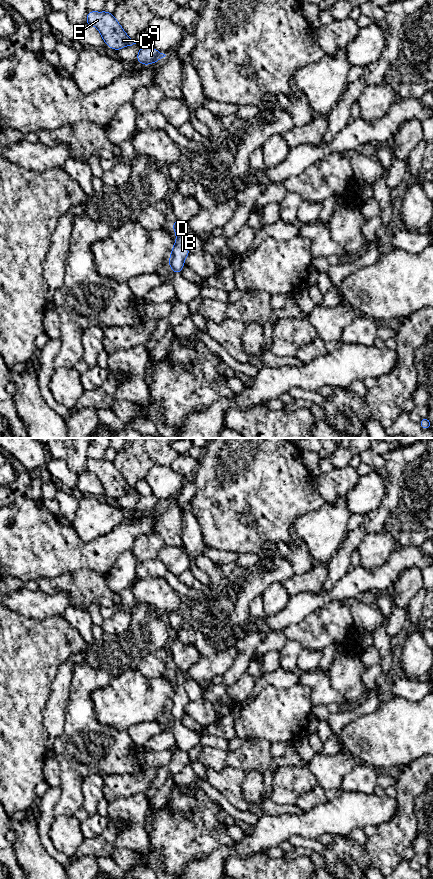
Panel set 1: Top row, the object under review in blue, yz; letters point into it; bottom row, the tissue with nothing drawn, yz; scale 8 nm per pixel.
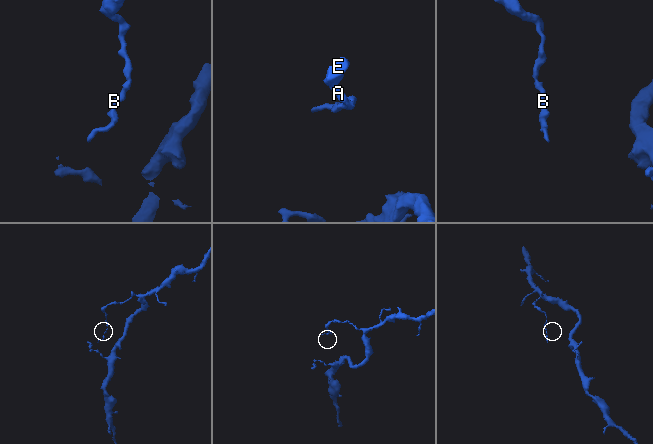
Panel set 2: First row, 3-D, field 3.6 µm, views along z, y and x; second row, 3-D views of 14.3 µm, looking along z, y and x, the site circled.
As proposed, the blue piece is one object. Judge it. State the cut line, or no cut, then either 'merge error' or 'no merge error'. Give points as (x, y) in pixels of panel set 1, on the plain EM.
cut none; no merge error

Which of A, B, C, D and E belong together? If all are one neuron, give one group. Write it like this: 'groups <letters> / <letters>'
groups A B C D E

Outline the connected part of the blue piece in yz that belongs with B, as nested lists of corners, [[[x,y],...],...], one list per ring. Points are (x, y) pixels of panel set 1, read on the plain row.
[[[176,667],[173,669],[173,679],[177,686],[172,696],[168,713],[172,716],[172,721],[180,722],[184,714],[186,705],[190,702],[188,695],[183,687],[185,681],[184,672]]]

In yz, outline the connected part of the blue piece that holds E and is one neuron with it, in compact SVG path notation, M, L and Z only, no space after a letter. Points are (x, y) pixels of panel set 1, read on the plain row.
M89 458L85 472L96 475L105 492L115 499L119 499L122 495L136 492L136 490L125 481L113 461Z

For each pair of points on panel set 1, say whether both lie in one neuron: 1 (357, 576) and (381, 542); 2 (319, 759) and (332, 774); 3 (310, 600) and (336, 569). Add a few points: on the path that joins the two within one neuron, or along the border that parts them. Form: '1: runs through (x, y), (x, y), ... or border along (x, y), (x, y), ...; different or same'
1: border along (386, 560), (371, 569), (360, 566); different
2: runs through (321, 763), (328, 770); same
3: border along (340, 579), (329, 589), (325, 591), (319, 590); different

